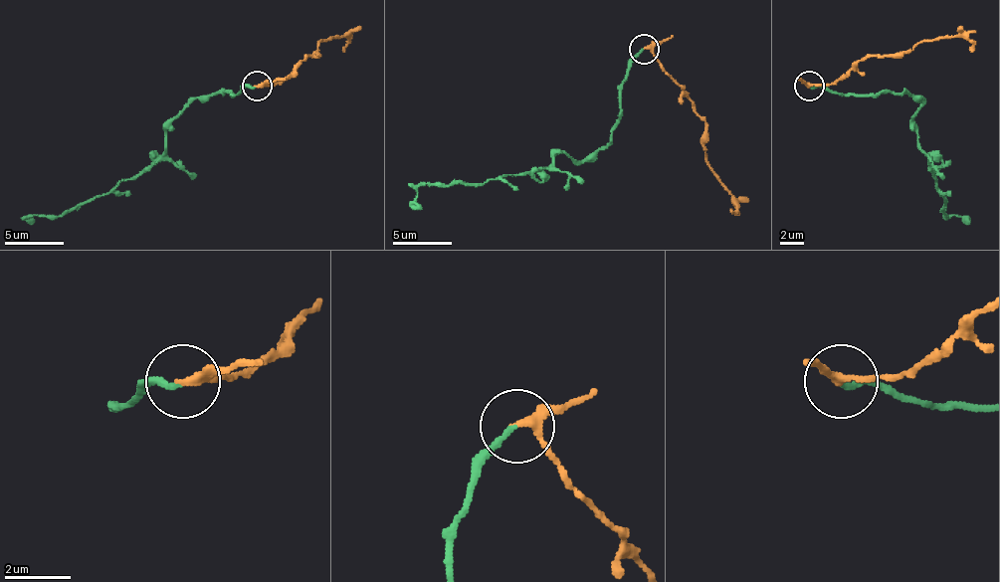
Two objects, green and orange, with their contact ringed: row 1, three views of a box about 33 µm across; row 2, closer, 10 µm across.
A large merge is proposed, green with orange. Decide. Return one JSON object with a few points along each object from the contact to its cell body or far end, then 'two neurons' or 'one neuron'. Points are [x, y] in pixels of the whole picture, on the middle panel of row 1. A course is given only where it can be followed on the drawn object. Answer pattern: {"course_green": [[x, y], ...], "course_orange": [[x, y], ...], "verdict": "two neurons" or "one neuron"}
{"course_green": [[645, 48], [621, 87], [612, 136], [582, 160], [559, 151], [544, 166], [482, 184], [419, 184], [422, 208]], "course_orange": [[645, 48], [704, 122], [707, 166], [737, 208], [731, 208]], "verdict": "one neuron"}

